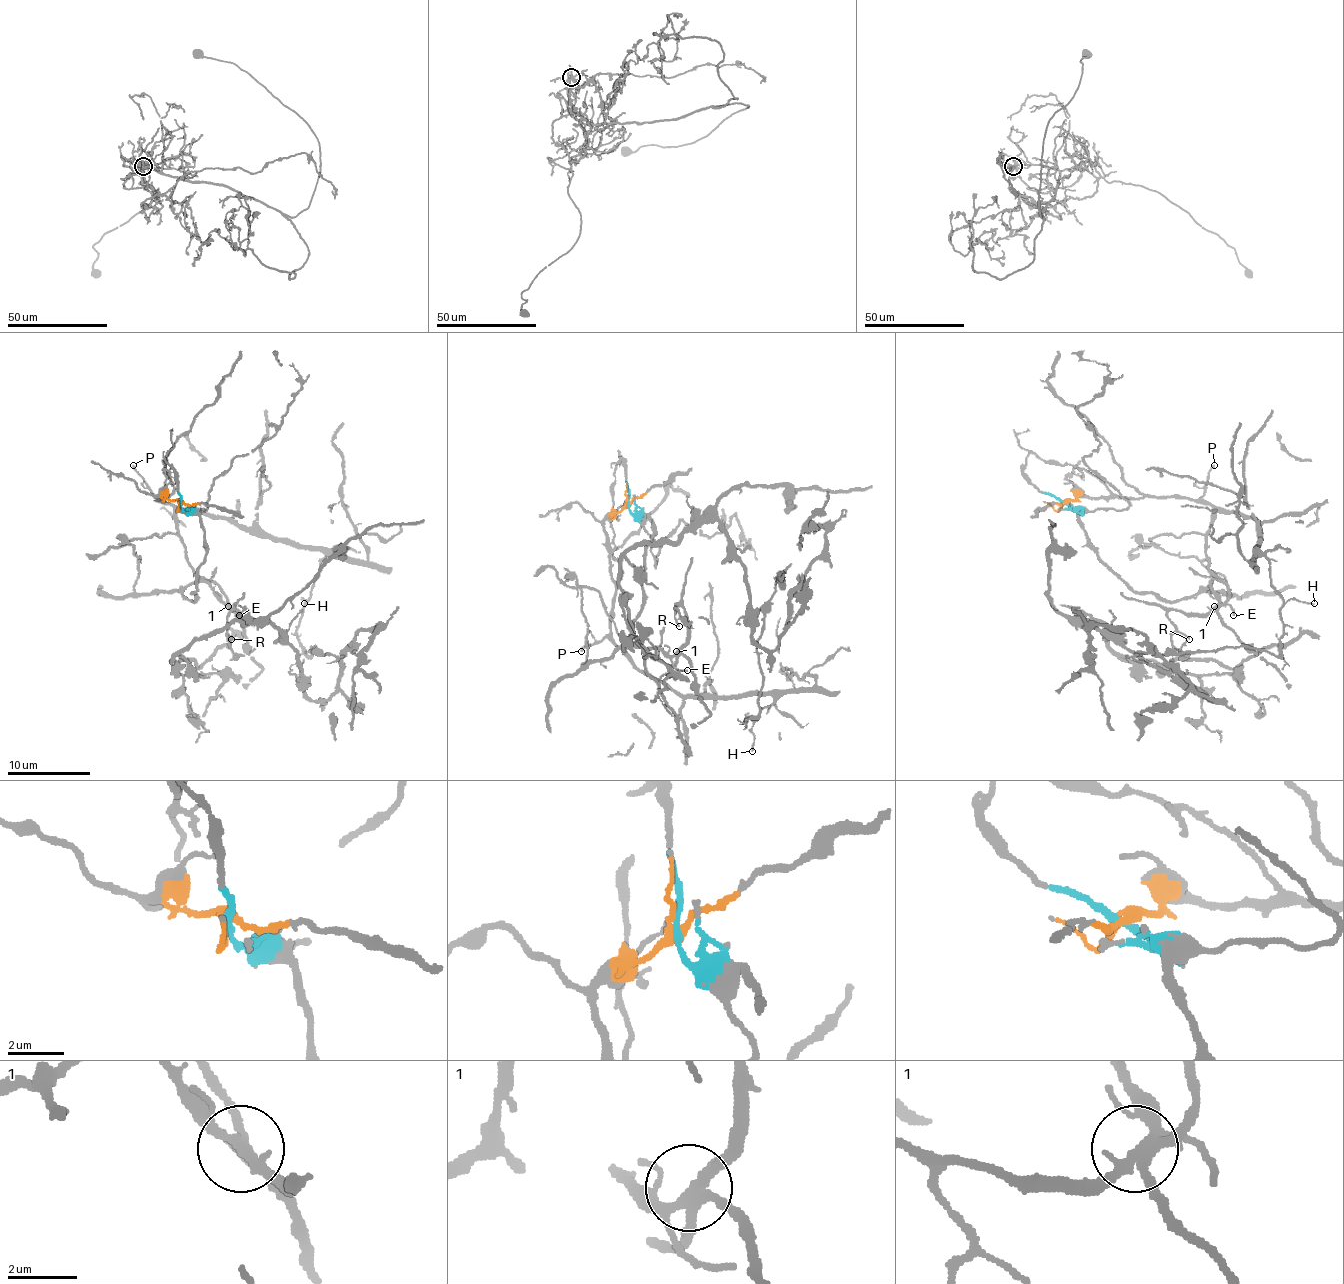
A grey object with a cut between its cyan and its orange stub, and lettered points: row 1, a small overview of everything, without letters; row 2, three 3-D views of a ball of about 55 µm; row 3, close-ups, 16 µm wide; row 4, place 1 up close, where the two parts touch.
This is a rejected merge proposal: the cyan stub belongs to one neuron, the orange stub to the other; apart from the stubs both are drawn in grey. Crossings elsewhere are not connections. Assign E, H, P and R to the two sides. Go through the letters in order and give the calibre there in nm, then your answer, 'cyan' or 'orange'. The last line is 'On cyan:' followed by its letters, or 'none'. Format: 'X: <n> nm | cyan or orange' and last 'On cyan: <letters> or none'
E: 160 nm | cyan
H: 150 nm | orange
P: 190 nm | orange
R: 150 nm | cyan
On cyan: E, R

